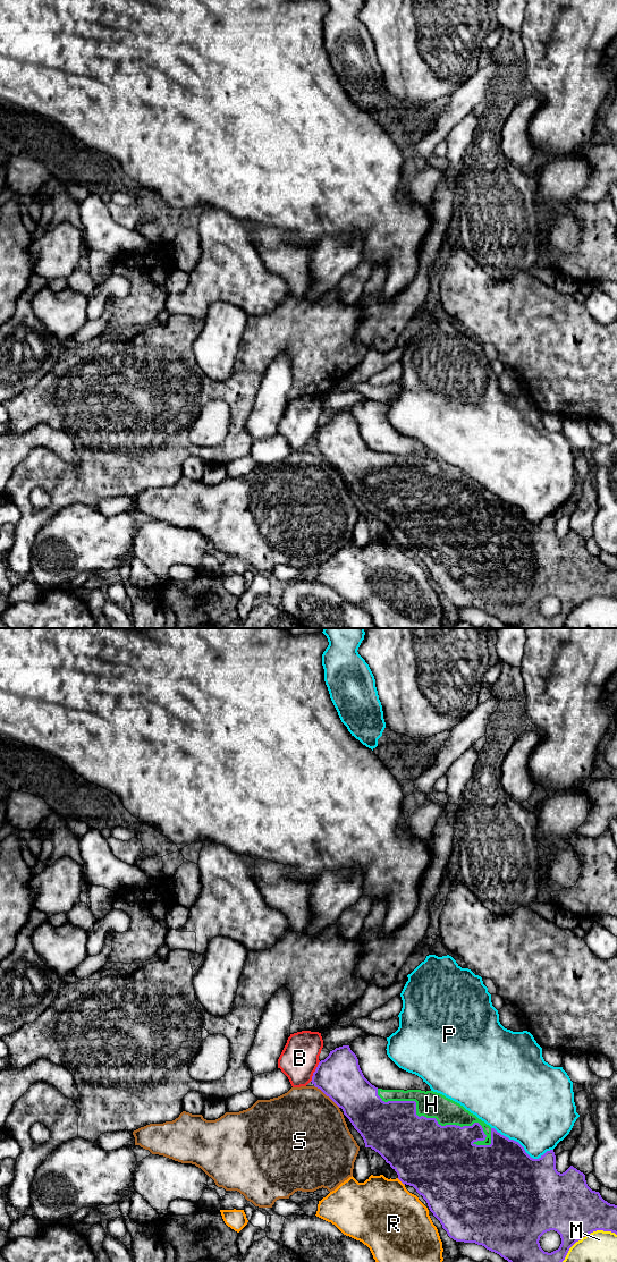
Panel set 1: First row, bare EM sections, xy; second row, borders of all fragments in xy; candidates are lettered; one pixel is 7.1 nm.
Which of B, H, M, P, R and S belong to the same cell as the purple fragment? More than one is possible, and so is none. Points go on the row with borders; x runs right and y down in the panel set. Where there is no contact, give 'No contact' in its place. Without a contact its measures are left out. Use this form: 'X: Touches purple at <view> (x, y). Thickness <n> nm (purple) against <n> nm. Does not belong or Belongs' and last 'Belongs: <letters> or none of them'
B: Touches purple at xy (314, 1072). Thickness 320 nm (purple) against 280 nm. Does not belong
H: Touches purple at xy (440, 1125). Thickness 500 nm (purple) against 190 nm. Belongs
M: Touches purple at xy (586, 1234). Thickness 400 nm (purple) against 220 nm. Does not belong
P: Touches purple at xy (523, 1148). Thickness 480 nm (purple) against 460 nm. Does not belong
R: Touches purple at xy (400, 1180). Thickness 480 nm (purple) against 460 nm. Does not belong
S: Touches purple at xy (327, 1095). Thickness 320 nm (purple) against 500 nm. Does not belong
Belongs: H

